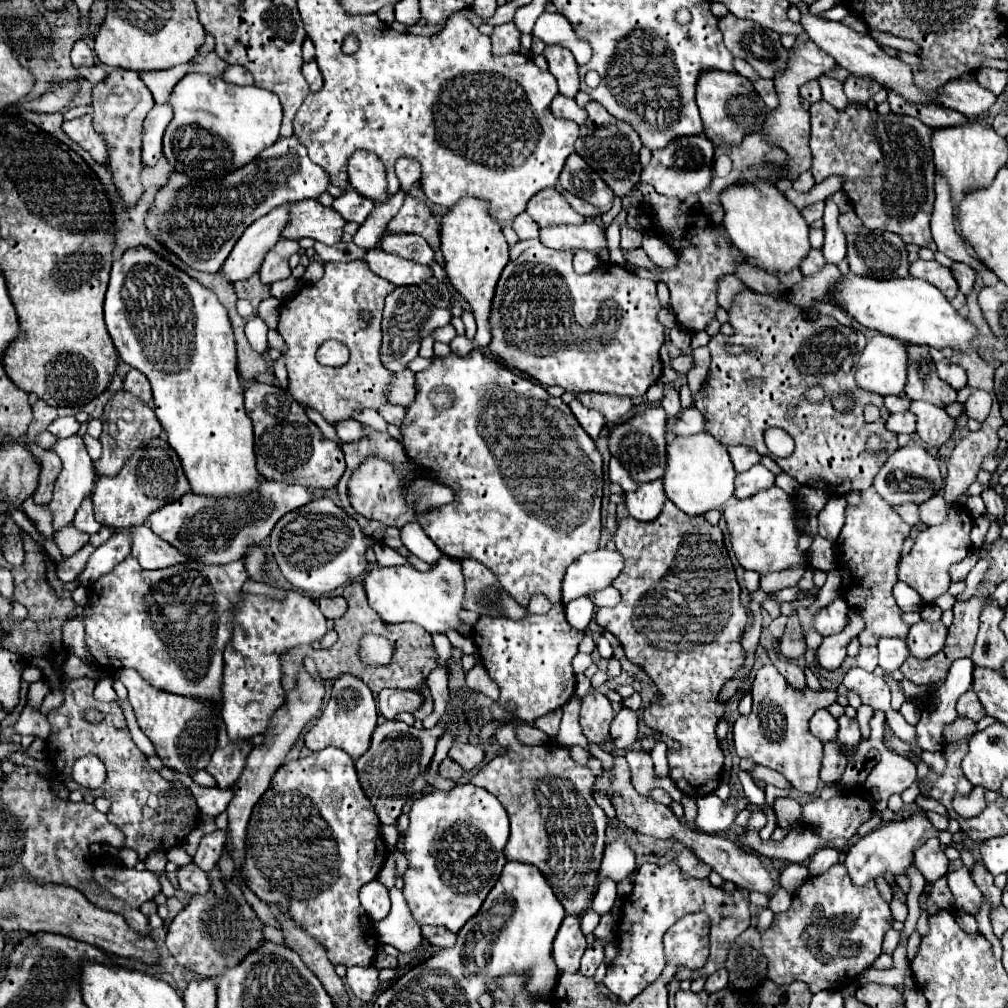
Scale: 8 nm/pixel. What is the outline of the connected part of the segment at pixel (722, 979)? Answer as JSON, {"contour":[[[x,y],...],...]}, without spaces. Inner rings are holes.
{"contour":[[[721,968],[721,970],[717,970],[715,974],[711,974],[709,978],[707,978],[707,982],[705,982],[705,992],[709,992],[709,994],[713,994],[715,990],[723,990],[723,988],[727,988],[727,970],[725,968]]]}

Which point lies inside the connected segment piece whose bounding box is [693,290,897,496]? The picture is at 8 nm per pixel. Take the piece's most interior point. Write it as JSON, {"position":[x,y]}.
{"position":[744,394]}

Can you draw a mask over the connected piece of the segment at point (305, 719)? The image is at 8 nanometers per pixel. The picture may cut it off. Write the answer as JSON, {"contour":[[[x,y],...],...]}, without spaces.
{"contour":[[[305,668],[301,670],[299,674],[299,684],[295,690],[287,692],[287,702],[285,706],[281,706],[273,720],[271,720],[271,728],[269,732],[265,734],[265,744],[259,746],[259,748],[253,748],[253,752],[249,754],[247,758],[247,766],[241,774],[241,778],[235,782],[233,786],[233,800],[227,808],[227,814],[229,814],[229,838],[231,838],[231,844],[233,844],[233,860],[235,864],[243,862],[243,856],[245,856],[245,828],[247,828],[247,822],[249,822],[249,816],[251,816],[251,810],[253,806],[257,804],[257,800],[265,794],[267,786],[271,784],[271,778],[275,774],[275,770],[285,762],[285,756],[287,752],[291,750],[291,746],[295,744],[295,740],[299,738],[299,734],[303,732],[303,728],[315,720],[315,716],[319,714],[321,710],[321,704],[323,704],[323,696],[325,696],[325,686],[321,680],[313,680]]]}

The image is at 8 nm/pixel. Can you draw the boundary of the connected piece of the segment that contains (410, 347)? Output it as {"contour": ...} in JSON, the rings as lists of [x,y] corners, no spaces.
{"contour":[[[399,286],[385,300],[383,310],[383,344],[381,344],[381,362],[391,372],[407,368],[407,364],[417,356],[421,340],[427,338],[435,328],[447,326],[451,322],[449,310],[435,308],[423,294],[419,286]]]}

